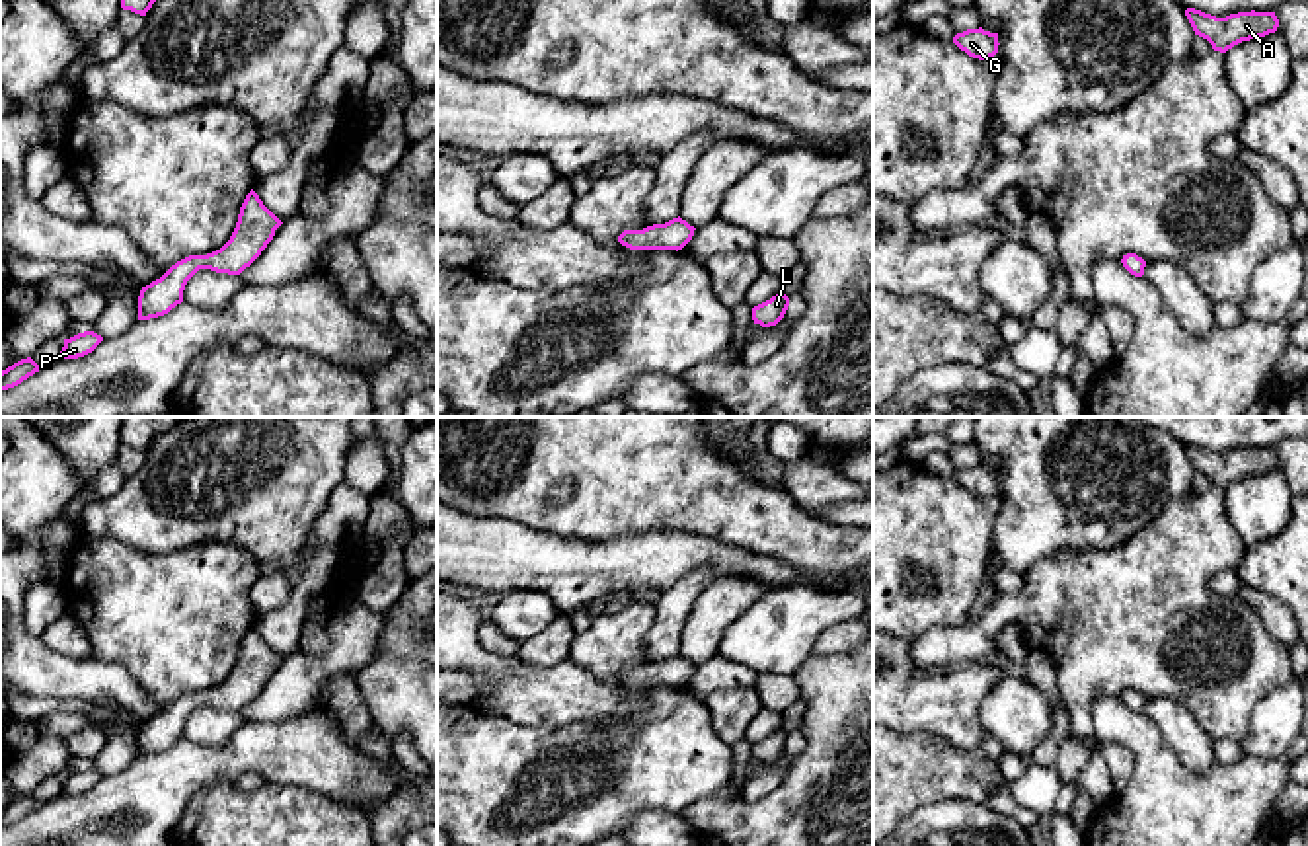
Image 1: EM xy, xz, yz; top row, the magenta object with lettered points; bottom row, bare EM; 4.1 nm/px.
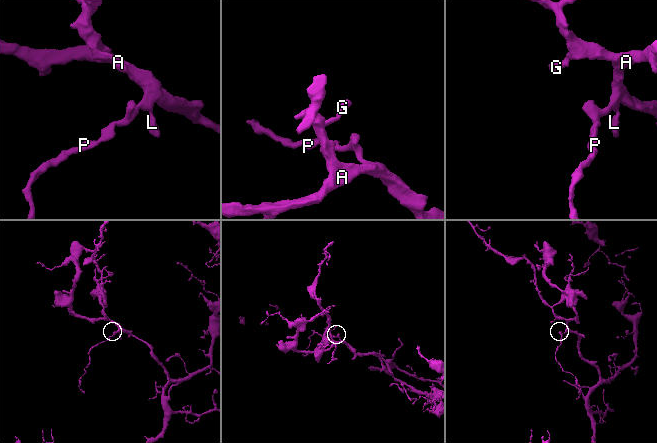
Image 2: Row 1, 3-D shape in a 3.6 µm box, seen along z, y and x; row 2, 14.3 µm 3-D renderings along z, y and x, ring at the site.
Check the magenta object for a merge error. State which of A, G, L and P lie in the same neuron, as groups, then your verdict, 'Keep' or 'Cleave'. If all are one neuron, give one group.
Groups: A G L / P. Cleave

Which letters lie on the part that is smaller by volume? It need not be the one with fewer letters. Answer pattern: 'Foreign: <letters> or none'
Foreign: P

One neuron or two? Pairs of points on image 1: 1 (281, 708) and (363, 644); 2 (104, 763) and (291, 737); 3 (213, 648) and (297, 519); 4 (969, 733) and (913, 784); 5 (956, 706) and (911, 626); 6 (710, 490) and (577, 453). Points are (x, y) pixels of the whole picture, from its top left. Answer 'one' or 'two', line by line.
1: one
2: two
3: two
4: two
5: two
6: one

